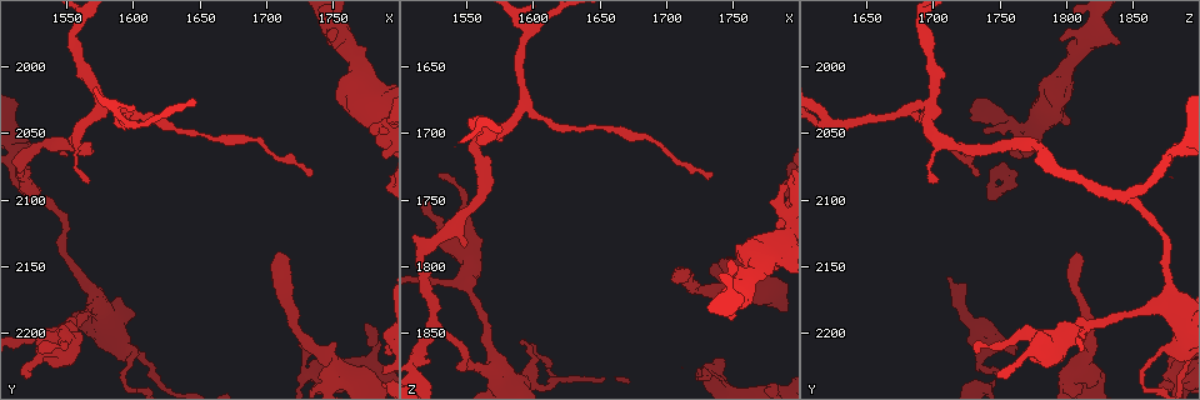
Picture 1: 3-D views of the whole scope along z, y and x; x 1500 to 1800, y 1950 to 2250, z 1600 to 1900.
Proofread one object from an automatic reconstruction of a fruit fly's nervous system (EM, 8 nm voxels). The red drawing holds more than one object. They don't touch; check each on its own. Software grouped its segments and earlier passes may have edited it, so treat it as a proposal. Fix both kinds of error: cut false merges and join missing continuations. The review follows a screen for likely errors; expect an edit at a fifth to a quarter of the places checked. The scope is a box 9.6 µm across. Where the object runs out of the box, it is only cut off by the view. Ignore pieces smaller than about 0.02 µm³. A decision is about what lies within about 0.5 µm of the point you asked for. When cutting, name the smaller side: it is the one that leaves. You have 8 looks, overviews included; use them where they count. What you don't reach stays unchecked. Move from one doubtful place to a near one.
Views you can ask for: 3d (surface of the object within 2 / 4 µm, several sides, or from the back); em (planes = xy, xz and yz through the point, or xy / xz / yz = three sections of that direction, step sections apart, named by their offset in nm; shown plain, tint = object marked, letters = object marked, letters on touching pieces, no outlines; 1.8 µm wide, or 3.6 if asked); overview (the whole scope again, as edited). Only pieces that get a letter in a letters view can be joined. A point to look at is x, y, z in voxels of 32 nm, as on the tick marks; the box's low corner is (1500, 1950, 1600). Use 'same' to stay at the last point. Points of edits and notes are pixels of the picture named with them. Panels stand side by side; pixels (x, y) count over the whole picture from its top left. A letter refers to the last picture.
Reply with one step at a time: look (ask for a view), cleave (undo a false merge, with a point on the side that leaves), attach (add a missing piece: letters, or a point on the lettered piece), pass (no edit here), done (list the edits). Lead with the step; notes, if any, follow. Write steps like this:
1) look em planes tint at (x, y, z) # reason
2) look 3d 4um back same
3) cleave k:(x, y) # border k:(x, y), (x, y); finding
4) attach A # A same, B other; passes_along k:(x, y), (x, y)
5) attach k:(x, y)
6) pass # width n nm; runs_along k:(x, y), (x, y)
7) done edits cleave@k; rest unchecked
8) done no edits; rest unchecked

look em planes letters at (1706, 2138, 1810) # free end

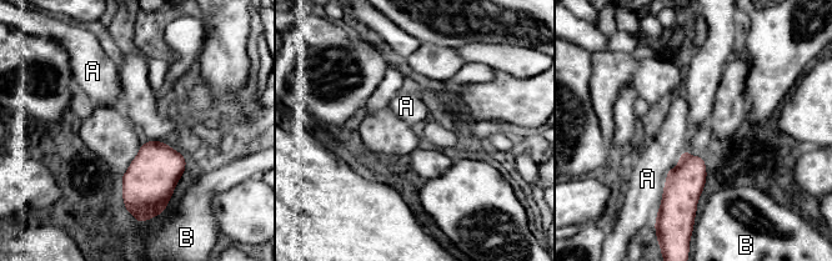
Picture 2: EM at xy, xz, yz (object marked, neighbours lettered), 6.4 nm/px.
pass # A other, B other; border 2:(671, 167), (666, 175), (657, 210); no lettered piece goes on from it

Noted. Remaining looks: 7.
look em 3.6um yz step 4 tint at (1726, 2226, 1876) # stops while still wide

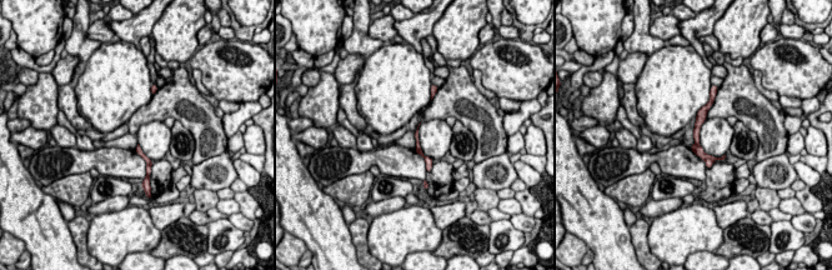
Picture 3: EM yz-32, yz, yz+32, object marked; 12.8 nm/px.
look em 3.6um xy step 4 letters same # another direction

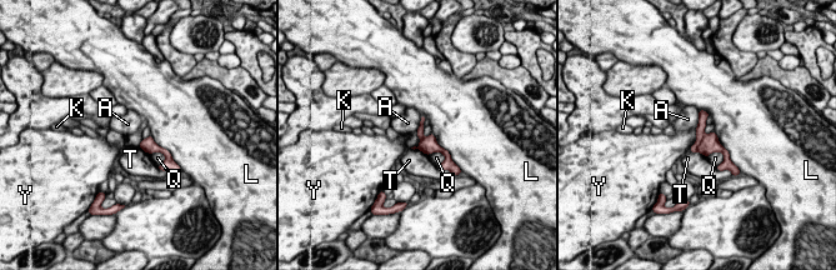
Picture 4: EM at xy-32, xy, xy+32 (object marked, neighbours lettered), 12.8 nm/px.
cleave 4:(700, 130) # A other, K other, L other, Q other, T other, Y other; border 4:(705, 134), (696, 150); a second cell is stuck on

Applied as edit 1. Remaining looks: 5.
look 3d 4um at (1766, 2230, 1818) # narrows sharply

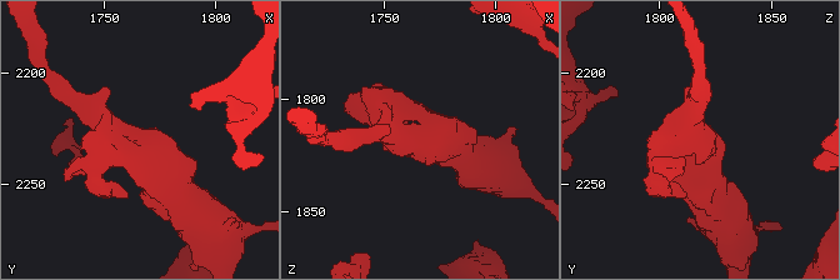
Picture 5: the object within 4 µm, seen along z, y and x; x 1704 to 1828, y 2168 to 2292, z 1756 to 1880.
look em 3.6um yz step 16 tint at (1766, 2230, 1819)

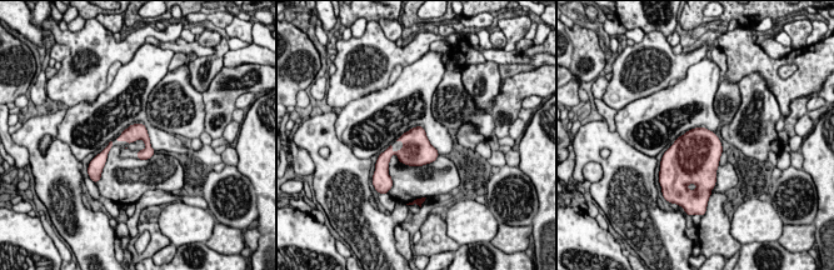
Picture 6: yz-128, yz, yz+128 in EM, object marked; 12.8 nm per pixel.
look em 3.6um planes letters same # cut it another way

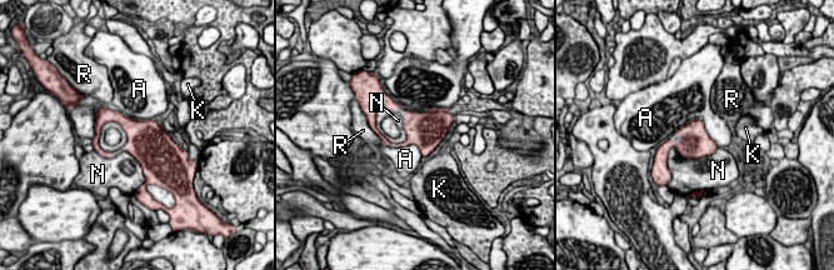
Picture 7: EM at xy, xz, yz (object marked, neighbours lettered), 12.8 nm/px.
pass # A other, K other, N other, R other; border 7:(678, 129), (700, 119), (718, 146); continuous, no second cell

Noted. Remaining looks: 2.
done edits cleave@4; rest unchecked

